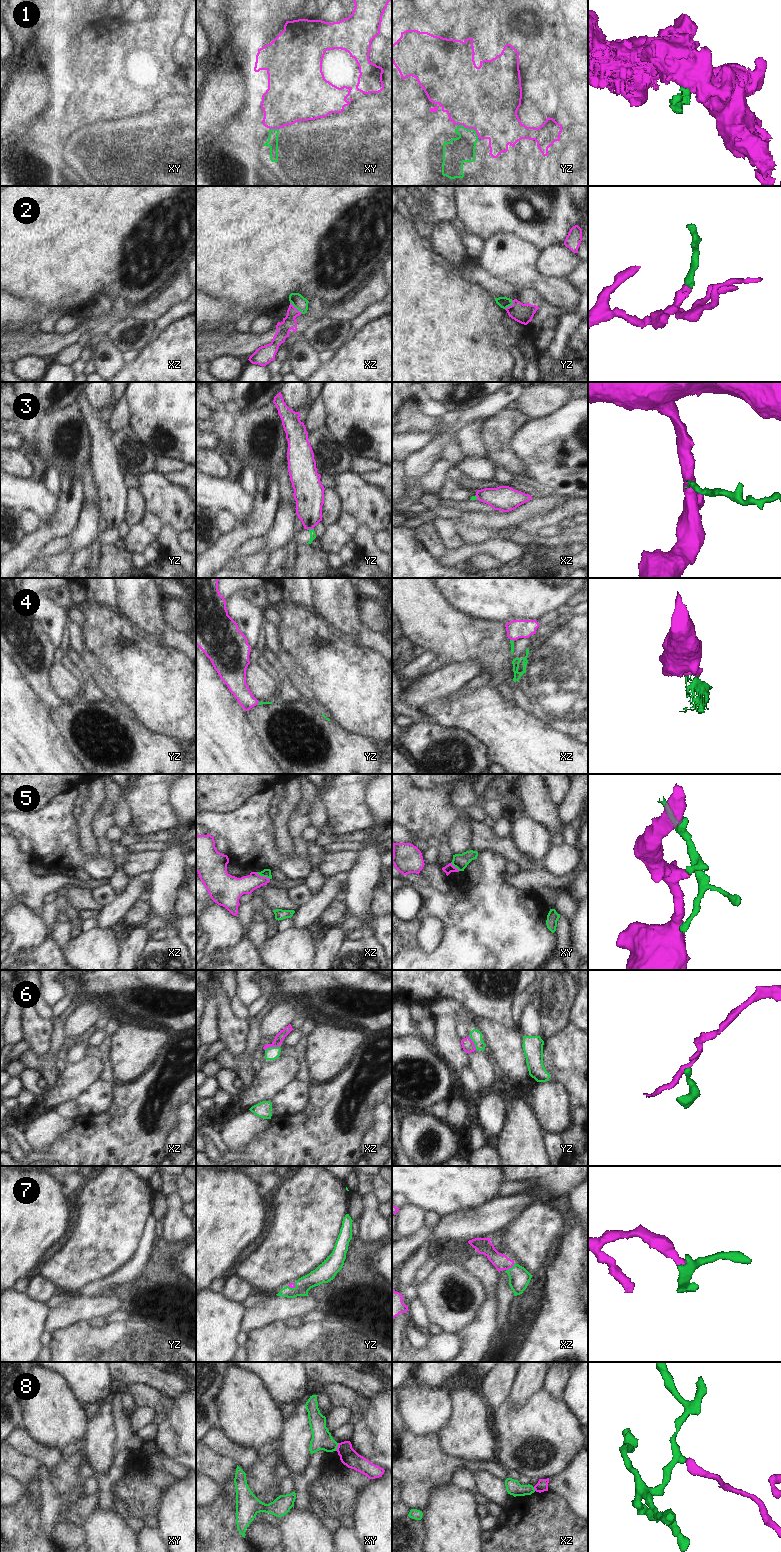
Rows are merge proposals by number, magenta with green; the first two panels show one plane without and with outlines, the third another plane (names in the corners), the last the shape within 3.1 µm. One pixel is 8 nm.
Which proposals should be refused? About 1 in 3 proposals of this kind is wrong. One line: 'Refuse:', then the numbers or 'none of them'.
Refuse: 1, 3, 4, 5, 6, 8

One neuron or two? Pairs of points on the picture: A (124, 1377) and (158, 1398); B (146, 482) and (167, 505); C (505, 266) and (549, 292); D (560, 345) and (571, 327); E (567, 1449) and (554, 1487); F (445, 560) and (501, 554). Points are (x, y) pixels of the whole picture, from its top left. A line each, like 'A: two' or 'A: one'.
A: two
B: one
C: one
D: one
E: two
F: one

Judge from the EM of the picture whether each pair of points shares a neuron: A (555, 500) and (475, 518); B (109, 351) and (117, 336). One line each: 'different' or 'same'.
A: same
B: different

